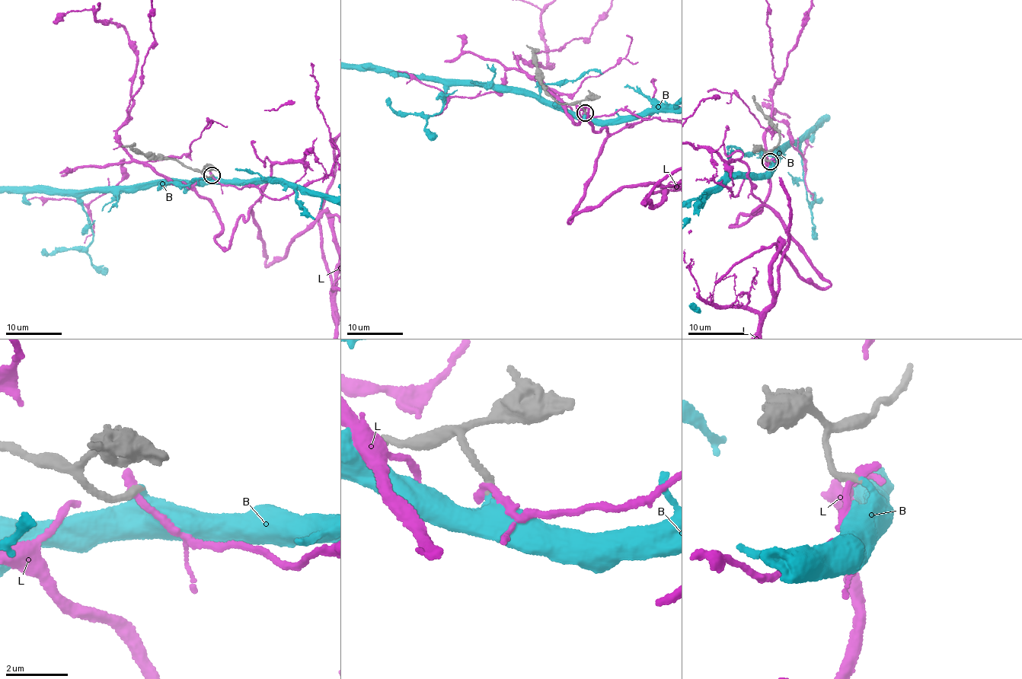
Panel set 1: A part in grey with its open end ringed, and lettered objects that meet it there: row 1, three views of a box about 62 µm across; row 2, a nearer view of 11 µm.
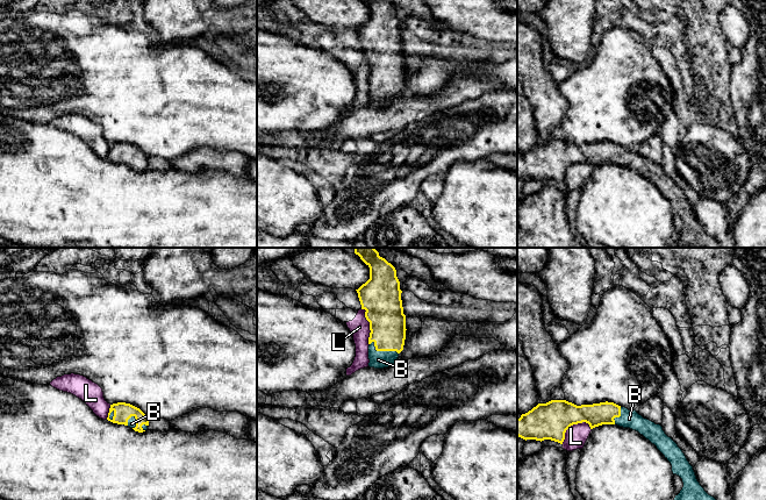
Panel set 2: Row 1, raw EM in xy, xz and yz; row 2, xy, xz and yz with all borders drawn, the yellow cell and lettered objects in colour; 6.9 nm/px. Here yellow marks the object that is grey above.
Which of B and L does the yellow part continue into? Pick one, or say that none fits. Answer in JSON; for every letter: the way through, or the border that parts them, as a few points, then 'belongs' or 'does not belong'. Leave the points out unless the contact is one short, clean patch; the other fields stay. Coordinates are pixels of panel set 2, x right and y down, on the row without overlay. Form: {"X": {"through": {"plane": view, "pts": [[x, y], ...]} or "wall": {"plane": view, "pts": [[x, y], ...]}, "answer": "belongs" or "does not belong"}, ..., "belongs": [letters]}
{"B": {"through": {"plane": "xz", "pts": [[387, 62], [387, 77], [382, 90], [378, 99]]}, "answer": "belongs"}, "L": {"wall": {"plane": "yz", "pts": [[589, 164], [585, 162], [573, 163], [566, 170], [562, 183]]}, "answer": "does not belong"}, "belongs": ["B"]}

